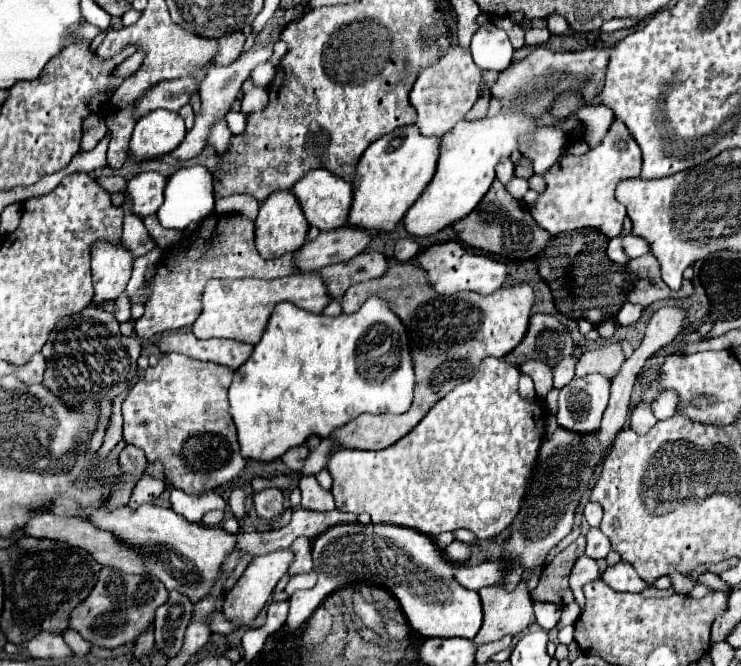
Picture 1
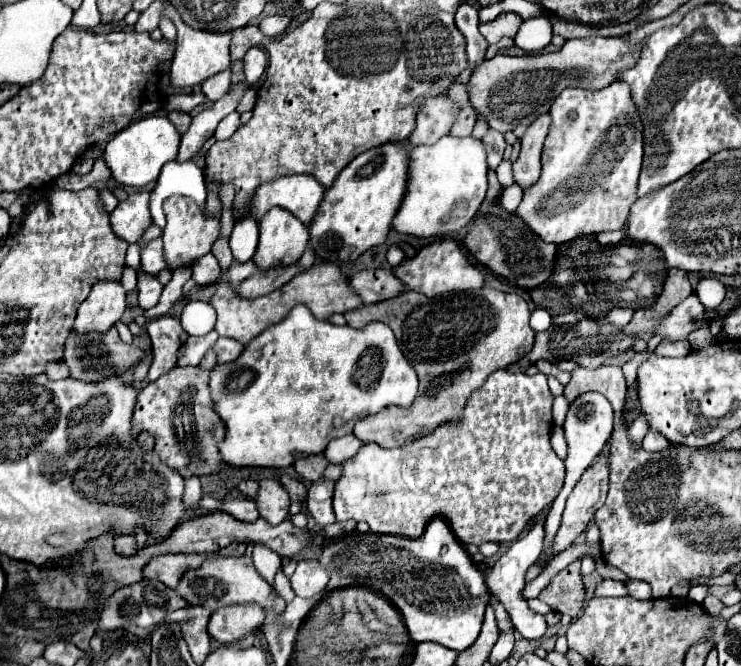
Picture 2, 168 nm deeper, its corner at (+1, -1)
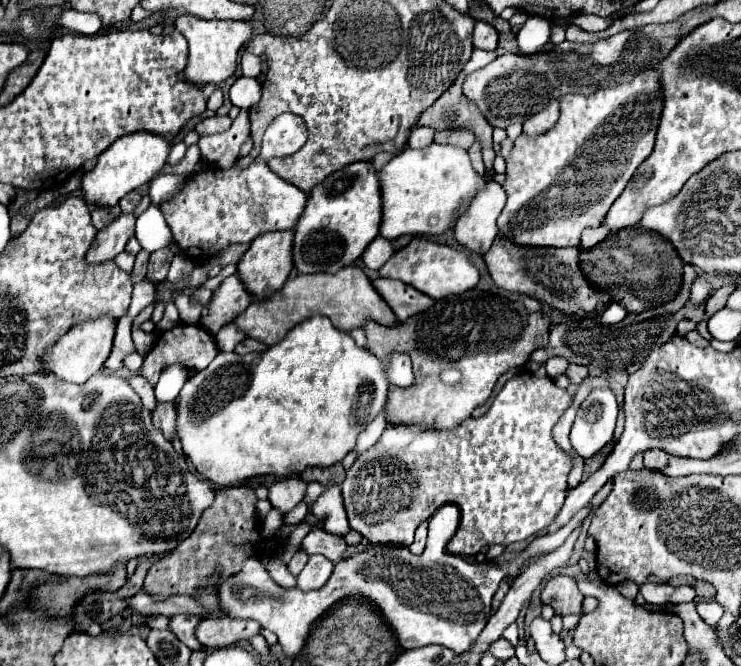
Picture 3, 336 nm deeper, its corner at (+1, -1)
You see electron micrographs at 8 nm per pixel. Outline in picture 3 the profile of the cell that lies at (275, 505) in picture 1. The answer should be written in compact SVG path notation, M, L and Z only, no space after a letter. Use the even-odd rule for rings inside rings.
M288 477L270 487L268 499L272 507L280 509L282 513L288 513L294 509L306 495L306 483L300 477Z

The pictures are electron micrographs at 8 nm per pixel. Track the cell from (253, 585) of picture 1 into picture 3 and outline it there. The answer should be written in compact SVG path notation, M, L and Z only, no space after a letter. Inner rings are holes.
M206 619L196 627L196 639L202 647L230 647L238 641L248 641L250 637L260 633L260 625L256 621L246 619Z

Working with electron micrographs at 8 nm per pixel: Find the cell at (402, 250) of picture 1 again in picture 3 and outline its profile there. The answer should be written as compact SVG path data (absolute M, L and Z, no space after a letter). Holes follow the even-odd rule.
M376 237L368 247L366 247L366 251L364 251L364 255L362 255L362 261L364 261L364 265L368 267L368 269L380 269L390 257L394 255L394 249L392 249L392 243L388 241L388 239L384 239L384 237Z

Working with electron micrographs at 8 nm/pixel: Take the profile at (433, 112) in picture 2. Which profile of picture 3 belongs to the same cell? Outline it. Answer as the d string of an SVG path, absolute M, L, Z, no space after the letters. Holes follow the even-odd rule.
M416 127L412 133L410 133L410 139L408 139L408 147L412 149L422 149L422 147L428 147L434 139L434 129L430 127Z

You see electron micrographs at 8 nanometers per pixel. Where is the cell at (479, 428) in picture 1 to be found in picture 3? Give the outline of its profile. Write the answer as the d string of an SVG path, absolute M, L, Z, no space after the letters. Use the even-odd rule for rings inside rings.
M526 371L506 381L486 415L466 419L448 437L422 437L418 425L388 427L378 443L346 471L342 497L350 527L374 545L408 547L418 525L428 521L438 507L452 503L460 509L460 525L446 546L449 553L472 557L486 545L510 545L540 533L560 513L568 491L566 477L572 469L572 457L554 443L552 427L570 405L572 395L566 389L556 387L550 377L536 377Z

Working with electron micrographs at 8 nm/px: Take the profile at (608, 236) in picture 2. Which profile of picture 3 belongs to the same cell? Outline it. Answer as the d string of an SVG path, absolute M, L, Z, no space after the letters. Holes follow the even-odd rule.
M596 227L596 229L588 229L588 231L582 231L580 235L580 247L582 249L592 249L594 245L598 245L600 241L604 241L604 237L608 235L608 229L606 227Z

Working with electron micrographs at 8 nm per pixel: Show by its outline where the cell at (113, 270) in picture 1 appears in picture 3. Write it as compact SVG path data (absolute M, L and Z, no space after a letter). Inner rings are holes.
M100 317L100 319L72 327L72 331L68 331L52 347L52 351L48 351L48 355L44 355L42 373L56 375L60 381L68 381L68 383L86 383L90 379L90 375L98 373L102 369L104 361L108 359L110 349L112 349L112 339L114 339L114 327L116 327L116 321L112 321L108 317Z

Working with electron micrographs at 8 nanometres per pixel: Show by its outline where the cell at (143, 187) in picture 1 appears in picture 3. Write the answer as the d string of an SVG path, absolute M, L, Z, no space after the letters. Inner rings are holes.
M124 213L114 223L100 229L96 233L92 247L86 253L86 263L96 265L102 261L114 259L120 251L124 251L128 239L134 235L134 223L136 223L136 217L132 213L130 215Z

